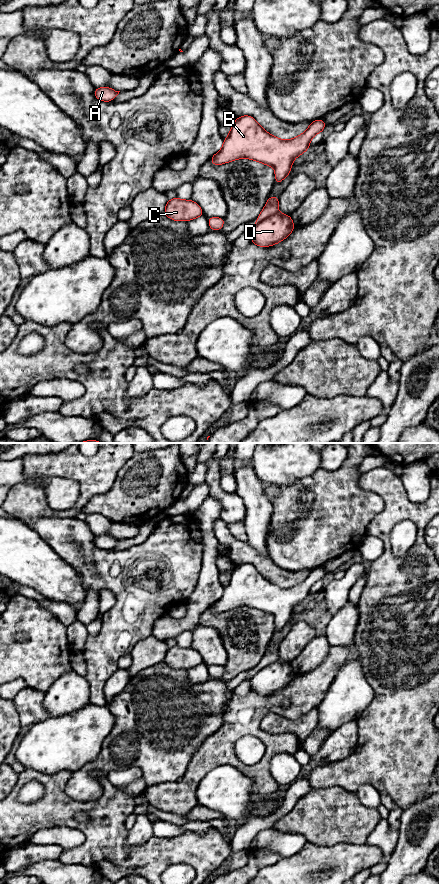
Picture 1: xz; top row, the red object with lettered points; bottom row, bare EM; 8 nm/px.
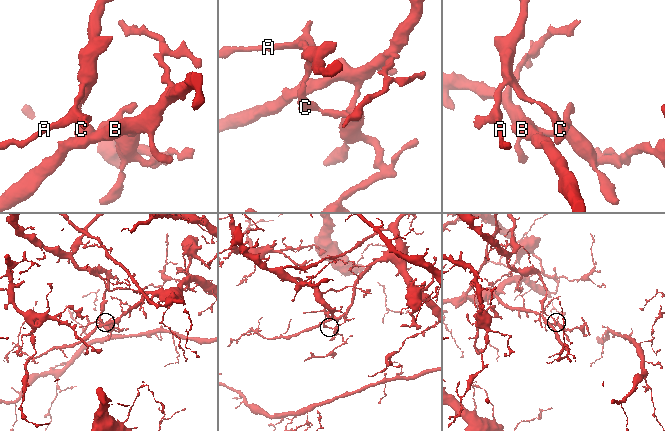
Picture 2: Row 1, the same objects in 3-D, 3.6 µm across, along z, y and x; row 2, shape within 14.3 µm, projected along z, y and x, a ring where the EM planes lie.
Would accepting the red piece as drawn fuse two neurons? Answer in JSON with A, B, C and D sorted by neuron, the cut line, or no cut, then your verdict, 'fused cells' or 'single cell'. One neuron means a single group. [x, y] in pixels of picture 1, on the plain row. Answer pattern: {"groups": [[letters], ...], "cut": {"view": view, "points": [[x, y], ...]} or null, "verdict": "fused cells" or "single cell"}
{"groups": [["A", "C", "D"], ["B"]], "cut": {"view": "xz", "points": [[277, 660], [257, 669]]}, "verdict": "fused cells"}

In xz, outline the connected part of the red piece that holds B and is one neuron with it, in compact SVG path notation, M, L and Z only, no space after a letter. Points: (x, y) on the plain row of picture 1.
M243 563L236 566L229 583L224 587L221 598L209 608L215 614L242 606L261 610L275 617L275 633L278 633L286 624L290 623L294 607L308 598L311 587L321 581L326 574L327 572L320 566L310 570L308 577L298 585L282 588L266 580L254 565Z

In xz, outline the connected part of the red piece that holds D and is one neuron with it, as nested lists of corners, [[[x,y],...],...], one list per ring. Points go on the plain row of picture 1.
[[[272,662],[255,671],[250,679],[251,691],[259,695],[273,694],[287,686],[294,676],[290,663]]]

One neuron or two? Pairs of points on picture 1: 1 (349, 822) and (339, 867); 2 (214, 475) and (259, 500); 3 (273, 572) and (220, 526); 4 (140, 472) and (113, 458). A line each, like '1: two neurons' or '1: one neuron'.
1: two neurons
2: two neurons
3: one neuron
4: two neurons

